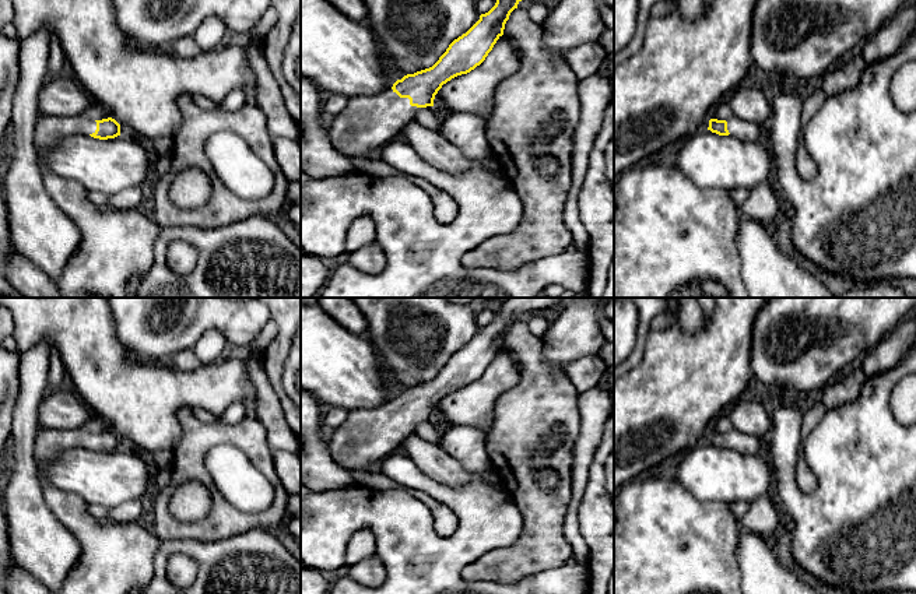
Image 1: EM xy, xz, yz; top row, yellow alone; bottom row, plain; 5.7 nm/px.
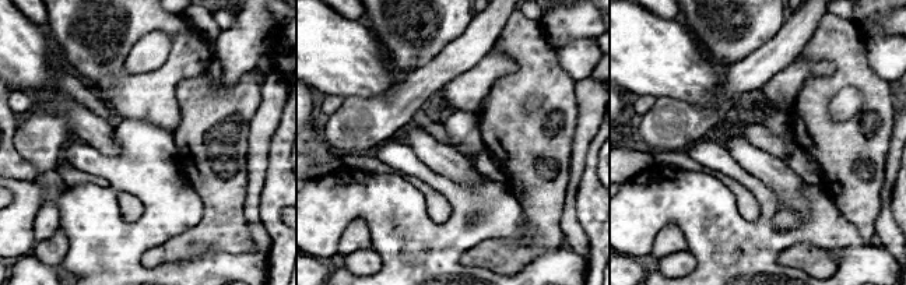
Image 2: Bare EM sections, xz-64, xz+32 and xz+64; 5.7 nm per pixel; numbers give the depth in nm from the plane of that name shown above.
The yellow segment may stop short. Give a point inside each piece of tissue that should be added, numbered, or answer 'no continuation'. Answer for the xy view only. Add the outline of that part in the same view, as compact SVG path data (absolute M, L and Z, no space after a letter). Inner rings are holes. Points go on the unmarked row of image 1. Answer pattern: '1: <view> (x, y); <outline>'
1: xy (49, 443); M39 428L32 446L32 456L38 463L50 463L67 449L92 447L95 443L96 435L83 428L64 430Z

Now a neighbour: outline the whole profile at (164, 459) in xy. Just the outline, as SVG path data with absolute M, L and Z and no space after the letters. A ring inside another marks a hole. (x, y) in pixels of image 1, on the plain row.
M159 450L154 453L154 460L158 470L171 468L173 463L173 453L168 450Z

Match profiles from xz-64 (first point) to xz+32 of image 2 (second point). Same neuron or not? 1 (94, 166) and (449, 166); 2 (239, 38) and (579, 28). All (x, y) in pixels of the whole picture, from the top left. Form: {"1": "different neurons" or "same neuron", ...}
{"1": "different neurons", "2": "same neuron"}

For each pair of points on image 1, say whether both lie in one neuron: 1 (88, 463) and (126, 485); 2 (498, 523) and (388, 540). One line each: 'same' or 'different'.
1: same
2: same

